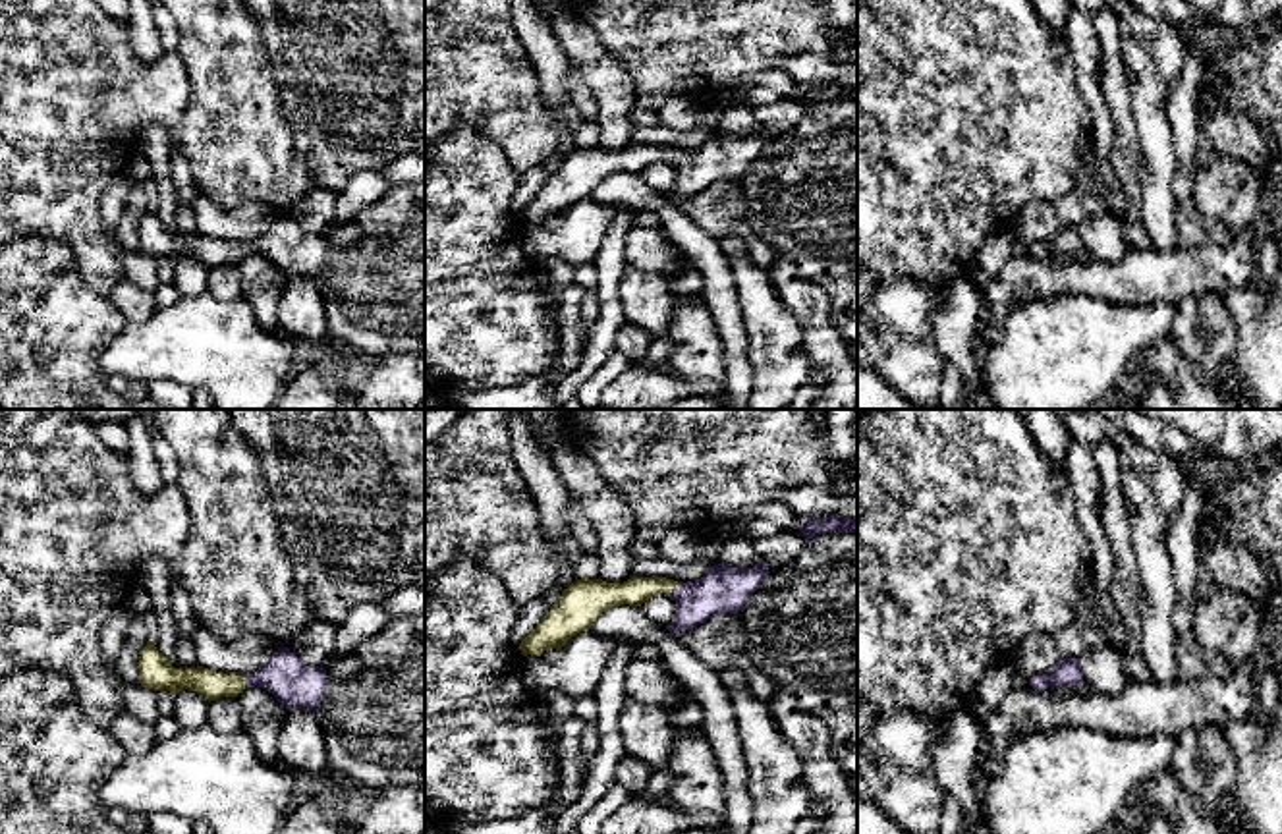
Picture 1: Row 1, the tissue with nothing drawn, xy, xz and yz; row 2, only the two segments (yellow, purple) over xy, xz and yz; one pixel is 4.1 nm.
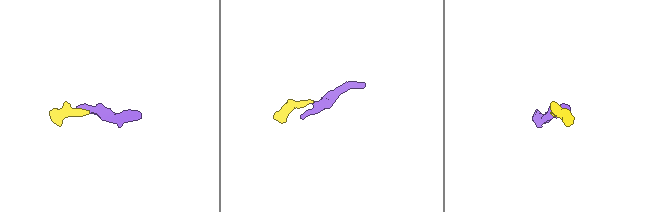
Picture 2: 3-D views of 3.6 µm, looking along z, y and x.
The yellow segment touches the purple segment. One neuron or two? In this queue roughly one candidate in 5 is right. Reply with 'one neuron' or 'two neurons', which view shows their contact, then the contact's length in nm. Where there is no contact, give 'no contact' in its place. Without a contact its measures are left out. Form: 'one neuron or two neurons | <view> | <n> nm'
one neuron | xz | 80 nm

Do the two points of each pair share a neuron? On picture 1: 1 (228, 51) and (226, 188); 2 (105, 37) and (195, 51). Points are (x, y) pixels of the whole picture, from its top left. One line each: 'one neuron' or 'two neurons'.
1: one neuron
2: two neurons

